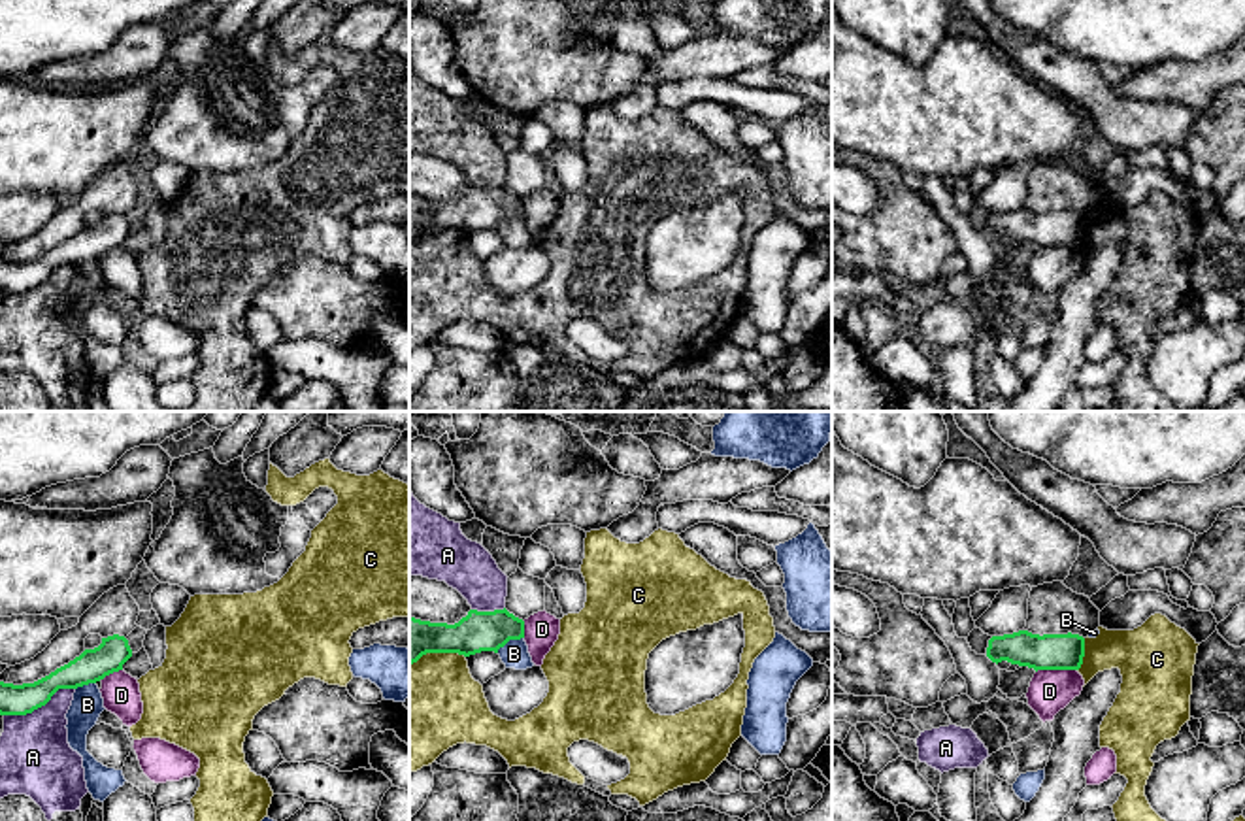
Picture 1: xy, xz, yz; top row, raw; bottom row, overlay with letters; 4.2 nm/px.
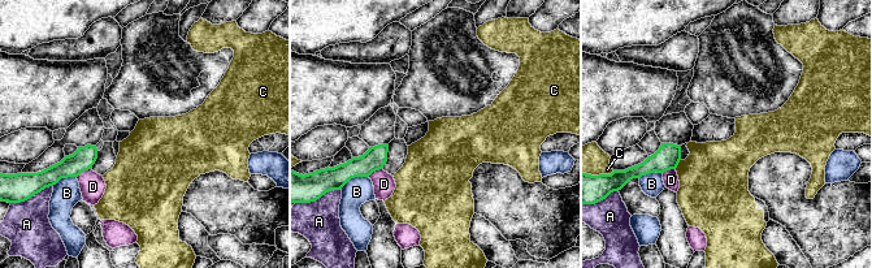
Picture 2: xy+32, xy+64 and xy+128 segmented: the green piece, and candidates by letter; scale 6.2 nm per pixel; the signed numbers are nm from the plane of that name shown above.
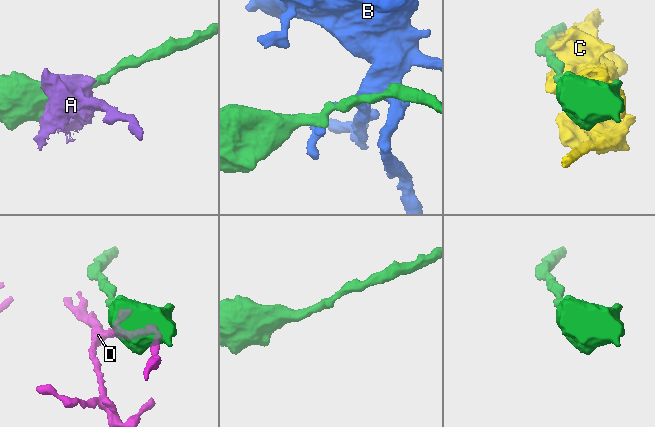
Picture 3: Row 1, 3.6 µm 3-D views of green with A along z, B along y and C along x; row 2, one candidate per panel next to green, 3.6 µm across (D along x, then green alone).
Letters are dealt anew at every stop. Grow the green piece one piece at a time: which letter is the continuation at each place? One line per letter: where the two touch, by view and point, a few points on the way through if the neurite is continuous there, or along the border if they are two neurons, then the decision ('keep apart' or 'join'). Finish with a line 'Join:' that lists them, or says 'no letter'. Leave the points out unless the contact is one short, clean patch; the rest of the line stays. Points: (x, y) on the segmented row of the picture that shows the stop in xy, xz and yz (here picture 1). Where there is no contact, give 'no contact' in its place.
A: xy (38, 706) | keep apart
B: xz (510, 638) | along xz (523, 636), (510, 638), (497, 652) | keep apart
C: yz (1083, 655) | keep apart
D: yz (1055, 669) | along yz (1076, 669), (1040, 669), (1036, 672) | keep apart
Join: no letter

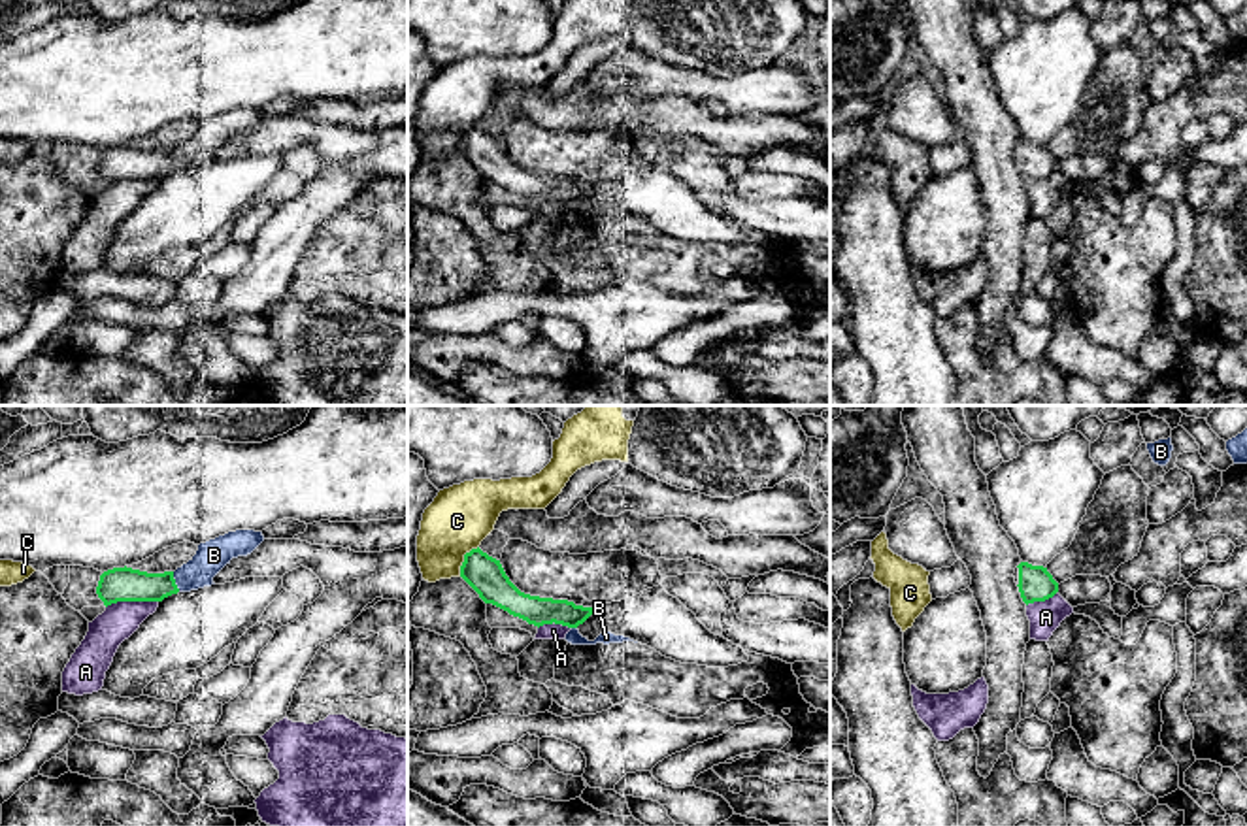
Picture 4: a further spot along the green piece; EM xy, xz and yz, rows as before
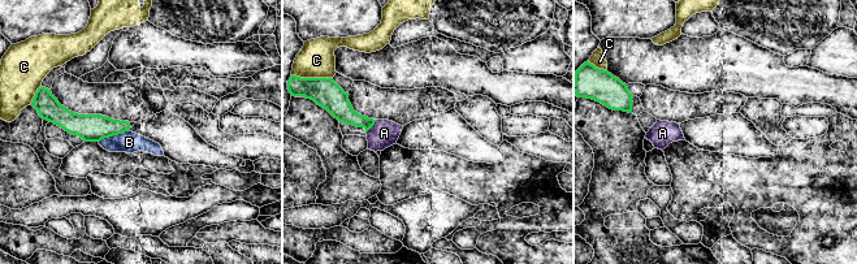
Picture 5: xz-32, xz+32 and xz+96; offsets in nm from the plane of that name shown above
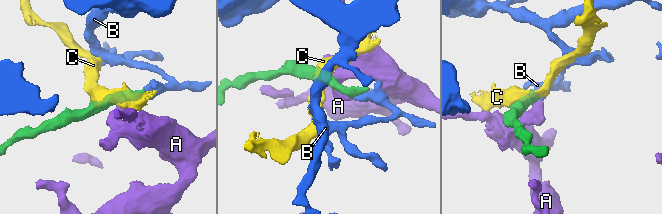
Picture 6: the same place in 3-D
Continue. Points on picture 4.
A: xy (131, 600) | along xy (157, 600), (117, 600), (106, 608) | keep apart
B: xy (174, 581) | along xy (172, 572), (180, 591) | keep apart
C: xz (465, 559) | along xz (478, 545), (465, 555), (459, 576) | keep apart
Join: no letter

